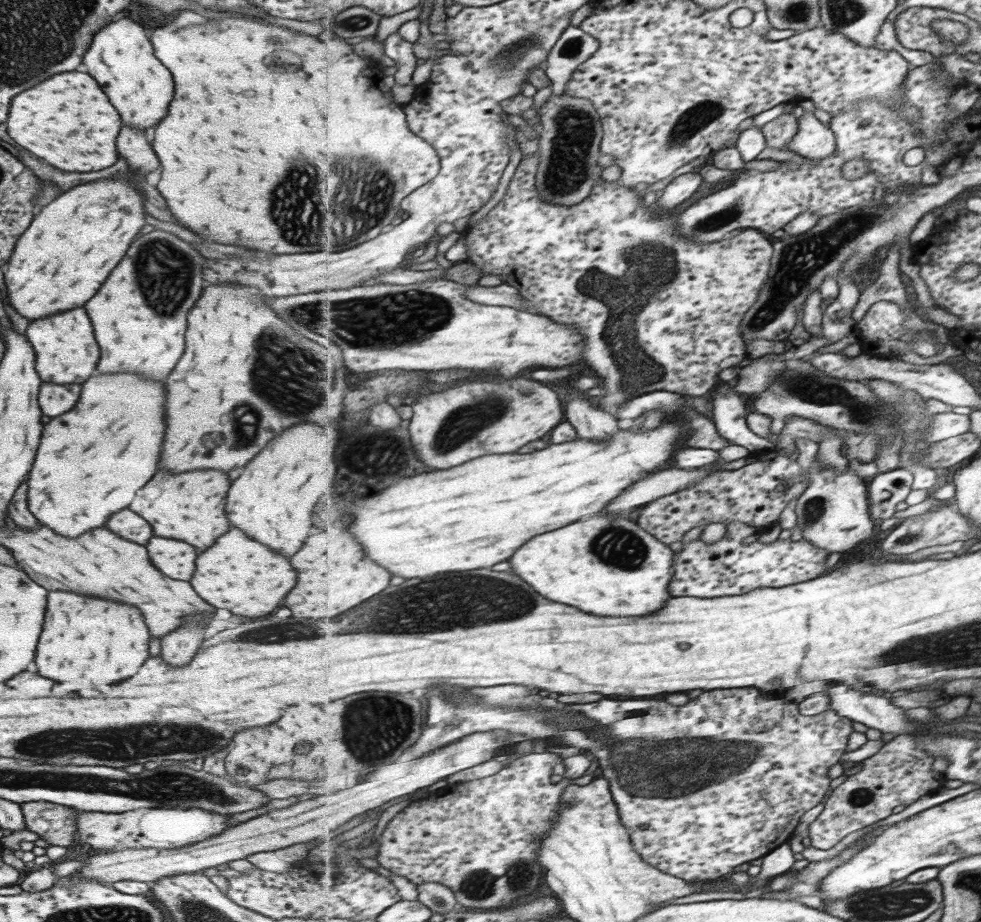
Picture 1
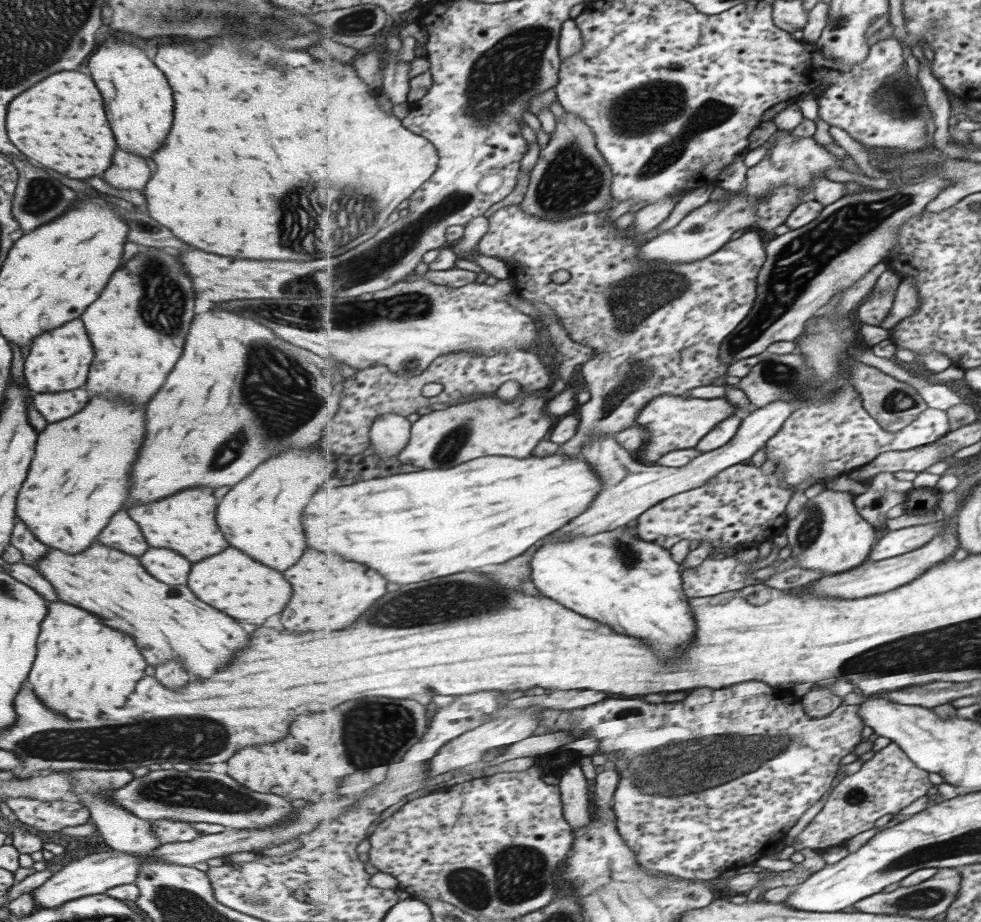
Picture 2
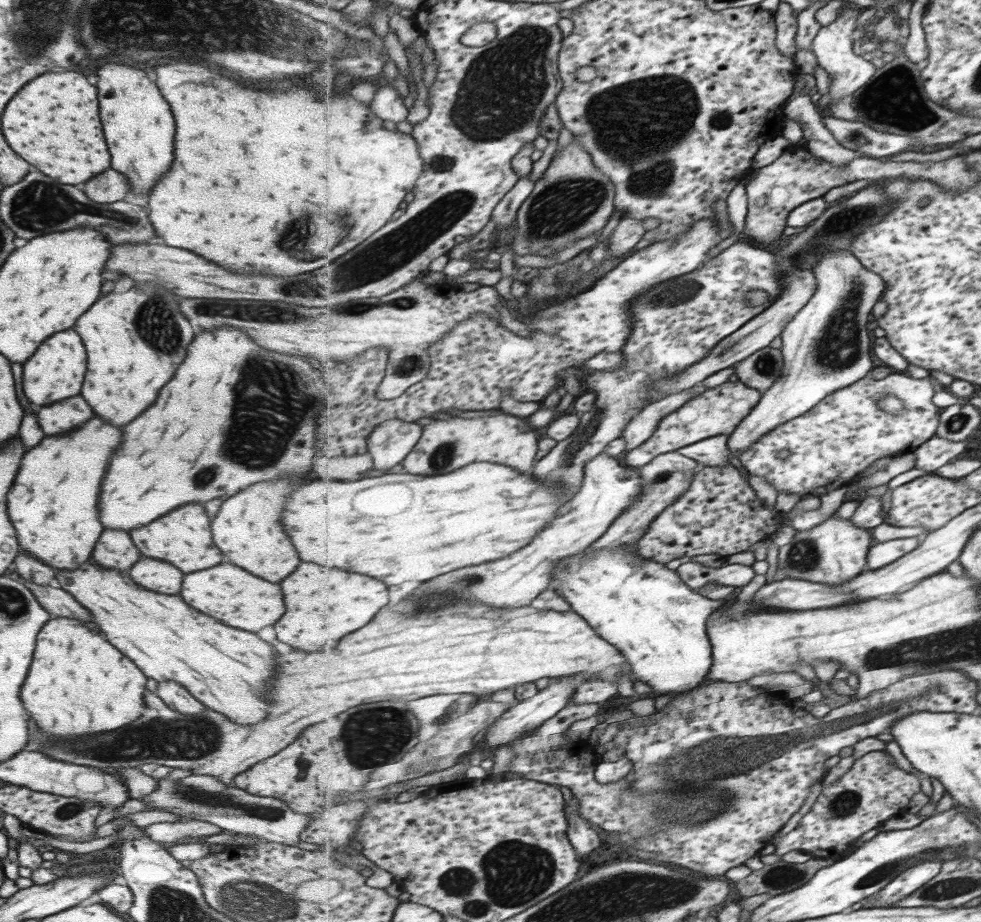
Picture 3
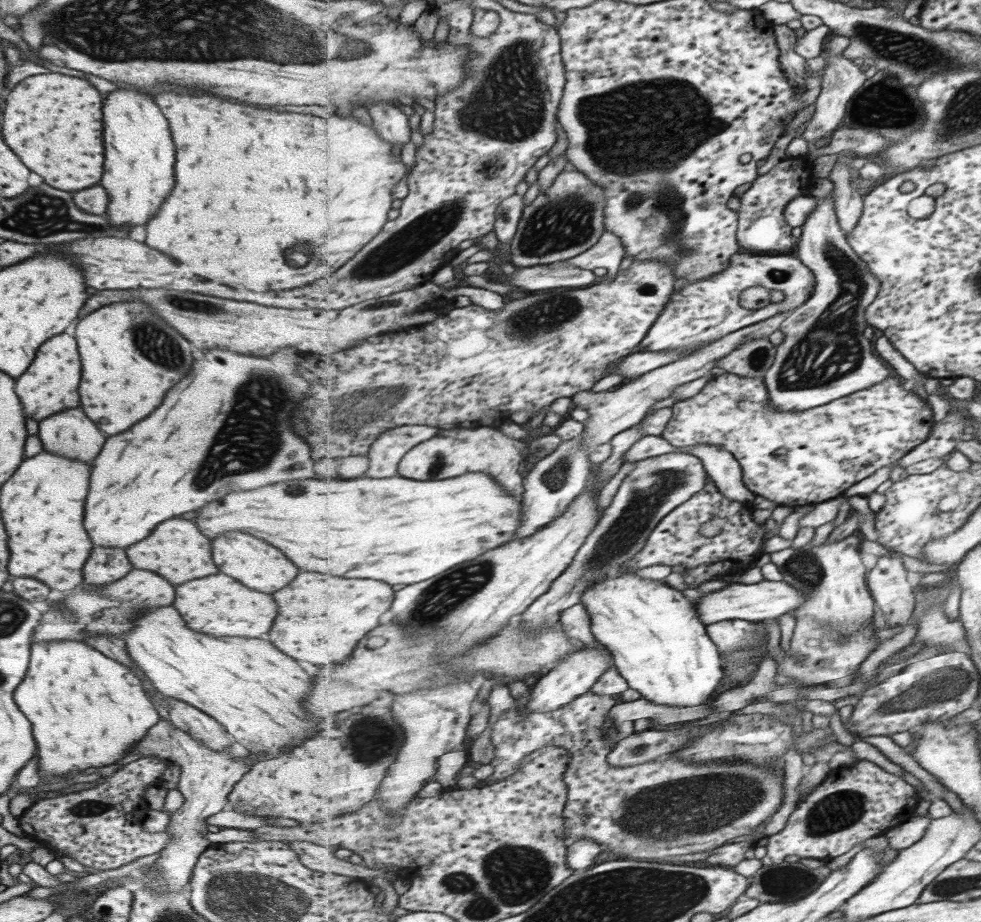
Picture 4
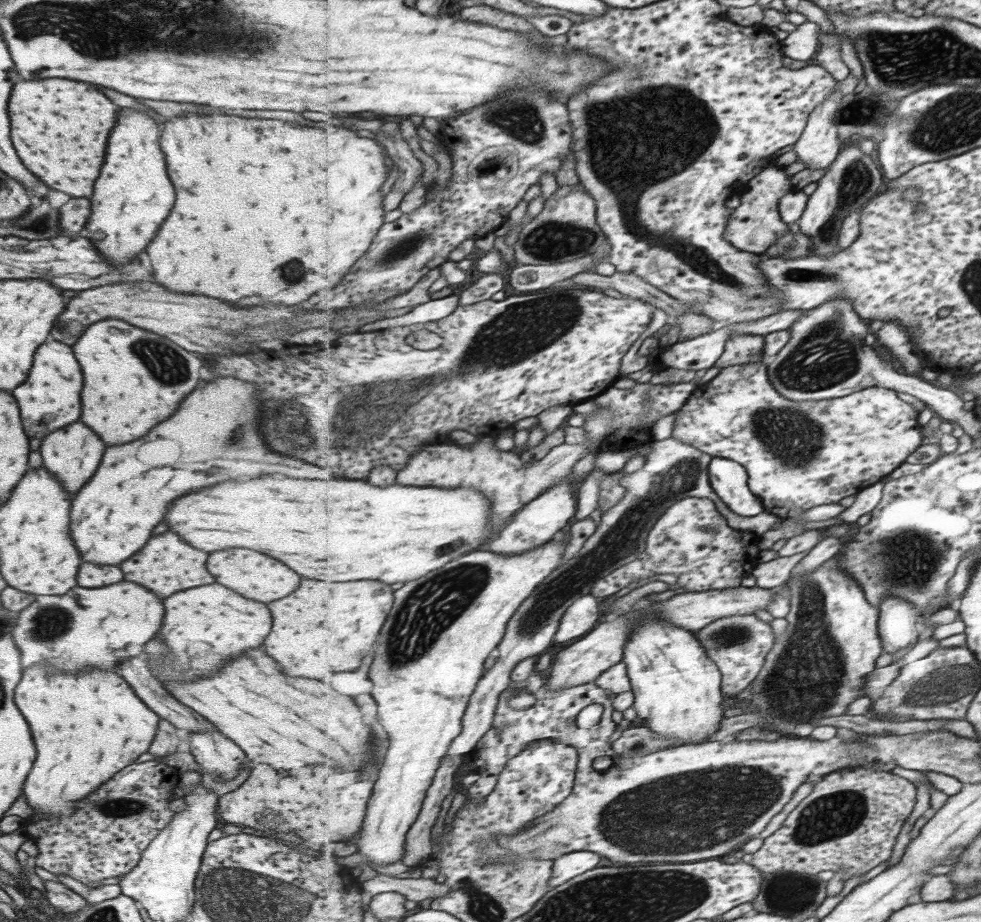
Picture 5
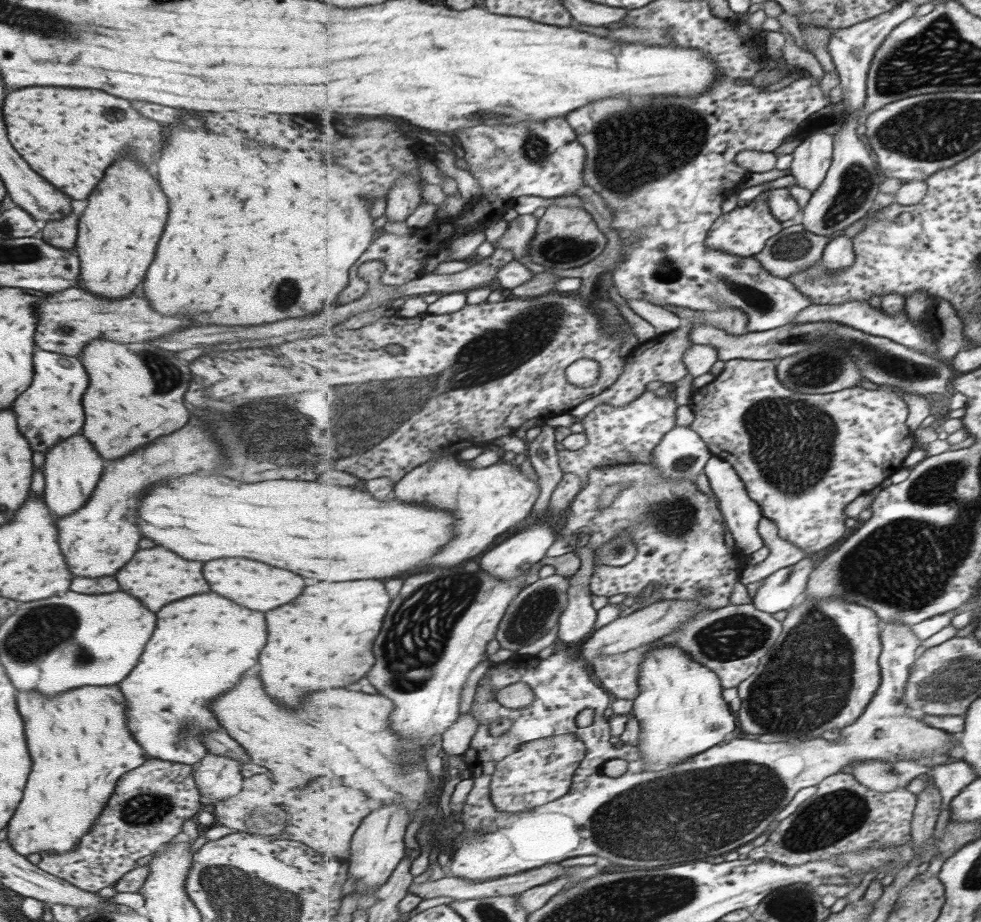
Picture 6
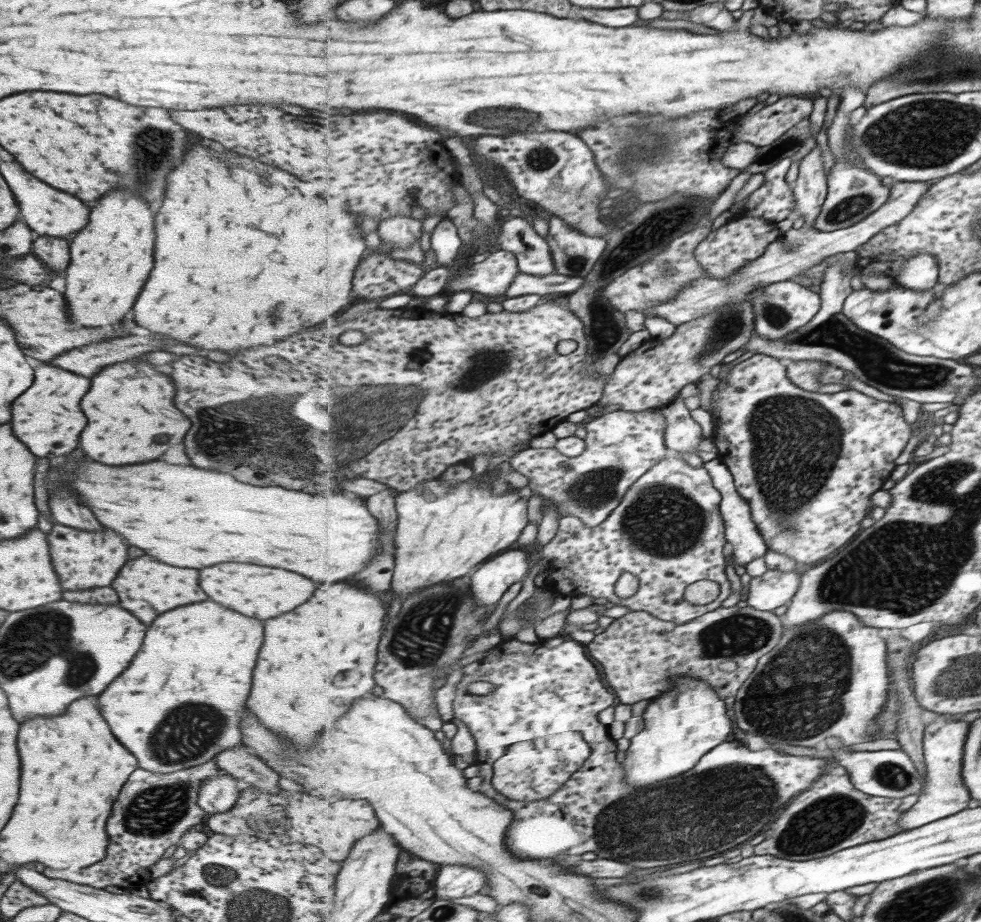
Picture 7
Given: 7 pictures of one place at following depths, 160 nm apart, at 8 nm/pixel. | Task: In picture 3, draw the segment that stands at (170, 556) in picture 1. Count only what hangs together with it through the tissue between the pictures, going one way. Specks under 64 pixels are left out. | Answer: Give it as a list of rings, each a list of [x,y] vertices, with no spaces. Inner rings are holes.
[[[140,557],[128,568],[128,575],[136,585],[146,588],[148,591],[173,595],[181,588],[183,574],[168,562]]]

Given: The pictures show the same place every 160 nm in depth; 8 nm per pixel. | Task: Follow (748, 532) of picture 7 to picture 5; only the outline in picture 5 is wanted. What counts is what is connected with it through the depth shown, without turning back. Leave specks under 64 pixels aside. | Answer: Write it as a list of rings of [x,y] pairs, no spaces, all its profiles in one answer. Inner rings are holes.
[[[715,457],[710,464],[710,481],[724,504],[741,516],[766,511],[763,501],[751,492],[747,470],[737,462]]]

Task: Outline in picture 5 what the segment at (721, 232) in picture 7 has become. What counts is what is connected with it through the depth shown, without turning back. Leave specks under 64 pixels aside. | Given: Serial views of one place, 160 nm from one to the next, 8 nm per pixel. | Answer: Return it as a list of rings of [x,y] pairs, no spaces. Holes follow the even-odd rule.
[[[775,164],[765,166],[761,174],[750,180],[748,189],[740,193],[740,205],[734,209],[730,218],[726,239],[737,248],[758,256],[763,255],[780,238],[791,232],[789,223],[782,219],[779,205],[792,191],[795,191],[795,188],[791,185],[791,175],[787,174],[785,168]]]

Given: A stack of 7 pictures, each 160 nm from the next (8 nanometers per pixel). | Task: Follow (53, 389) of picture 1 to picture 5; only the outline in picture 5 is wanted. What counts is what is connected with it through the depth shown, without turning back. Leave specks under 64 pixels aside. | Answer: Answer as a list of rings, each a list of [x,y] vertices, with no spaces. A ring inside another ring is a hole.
[[[77,420],[75,424],[69,424],[67,428],[57,428],[55,432],[47,434],[41,440],[39,454],[41,454],[42,466],[63,484],[62,487],[67,490],[66,493],[72,498],[79,488],[91,478],[91,474],[95,472],[95,468],[101,460],[103,448],[105,448],[103,442],[85,424],[81,424]]]

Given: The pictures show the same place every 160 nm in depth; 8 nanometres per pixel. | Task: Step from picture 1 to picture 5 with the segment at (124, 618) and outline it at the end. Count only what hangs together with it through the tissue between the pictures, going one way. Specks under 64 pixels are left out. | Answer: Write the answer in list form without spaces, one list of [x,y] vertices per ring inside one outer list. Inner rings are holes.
[[[43,665],[26,668],[15,685],[13,702],[29,724],[37,758],[27,774],[23,794],[35,814],[47,814],[50,819],[61,819],[97,786],[109,780],[119,769],[146,752],[158,725],[158,716],[143,704],[133,689],[114,672],[48,671]]]

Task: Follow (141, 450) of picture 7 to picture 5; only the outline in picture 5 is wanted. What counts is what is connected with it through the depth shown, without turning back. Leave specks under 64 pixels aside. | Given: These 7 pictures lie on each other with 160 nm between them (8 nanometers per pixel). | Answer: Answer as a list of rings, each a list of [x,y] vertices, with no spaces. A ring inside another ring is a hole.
[[[121,320],[89,324],[73,344],[73,354],[83,372],[81,422],[107,446],[141,438],[153,424],[165,420],[177,408],[179,400],[193,390],[202,366],[197,357],[163,340],[163,336]]]

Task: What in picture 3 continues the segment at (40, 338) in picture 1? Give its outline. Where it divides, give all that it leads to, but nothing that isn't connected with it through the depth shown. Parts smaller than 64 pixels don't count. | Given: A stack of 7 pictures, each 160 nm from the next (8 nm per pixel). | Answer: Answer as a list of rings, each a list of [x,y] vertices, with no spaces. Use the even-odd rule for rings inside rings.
[[[73,330],[55,332],[55,336],[43,340],[33,352],[33,356],[27,358],[27,362],[23,364],[21,390],[31,404],[47,406],[51,402],[79,394],[79,388],[83,384],[83,374],[85,374],[85,350],[79,336]]]

